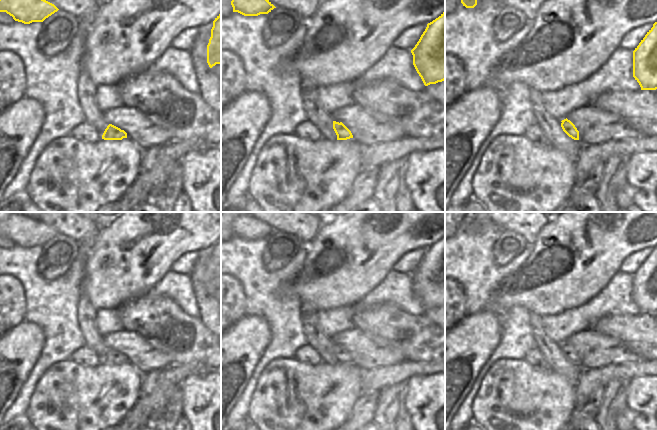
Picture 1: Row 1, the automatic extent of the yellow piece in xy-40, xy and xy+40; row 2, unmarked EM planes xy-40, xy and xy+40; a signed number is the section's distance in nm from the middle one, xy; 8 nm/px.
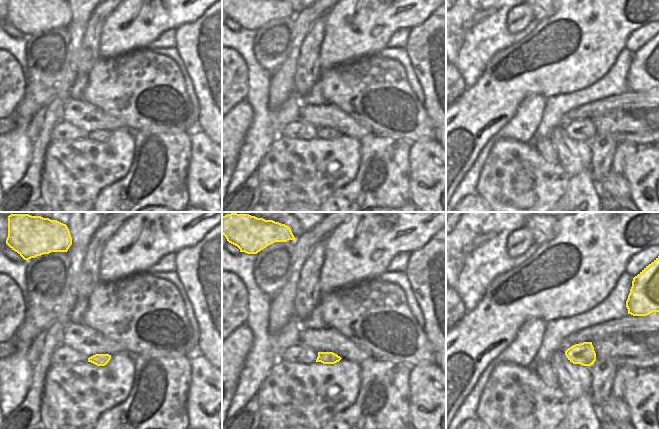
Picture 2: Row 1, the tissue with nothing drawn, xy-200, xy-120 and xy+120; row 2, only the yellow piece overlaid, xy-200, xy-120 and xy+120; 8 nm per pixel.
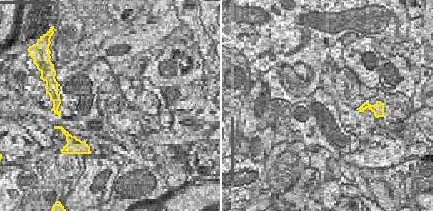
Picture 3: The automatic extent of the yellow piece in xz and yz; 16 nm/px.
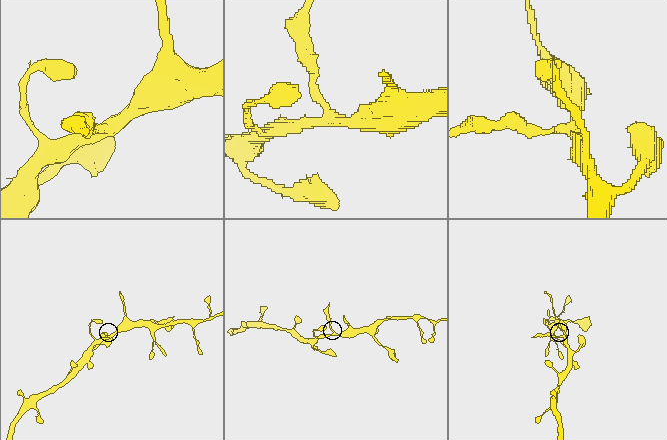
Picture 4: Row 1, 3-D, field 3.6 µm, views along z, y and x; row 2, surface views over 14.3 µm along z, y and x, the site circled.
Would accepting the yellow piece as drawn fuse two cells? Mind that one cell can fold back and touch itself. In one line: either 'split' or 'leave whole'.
split

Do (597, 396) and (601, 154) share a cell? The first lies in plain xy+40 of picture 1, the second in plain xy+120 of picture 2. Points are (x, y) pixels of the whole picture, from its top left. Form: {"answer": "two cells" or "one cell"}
{"answer": "one cell"}

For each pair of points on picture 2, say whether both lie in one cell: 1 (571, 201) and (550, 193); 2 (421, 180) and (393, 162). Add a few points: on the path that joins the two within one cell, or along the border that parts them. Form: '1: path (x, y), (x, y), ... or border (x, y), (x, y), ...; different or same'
1: border (570, 178), (566, 190), (557, 201); different
2: border (410, 149), (408, 153), (410, 197); different

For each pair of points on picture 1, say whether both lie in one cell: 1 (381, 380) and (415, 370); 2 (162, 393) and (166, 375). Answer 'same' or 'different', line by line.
1: same
2: different

